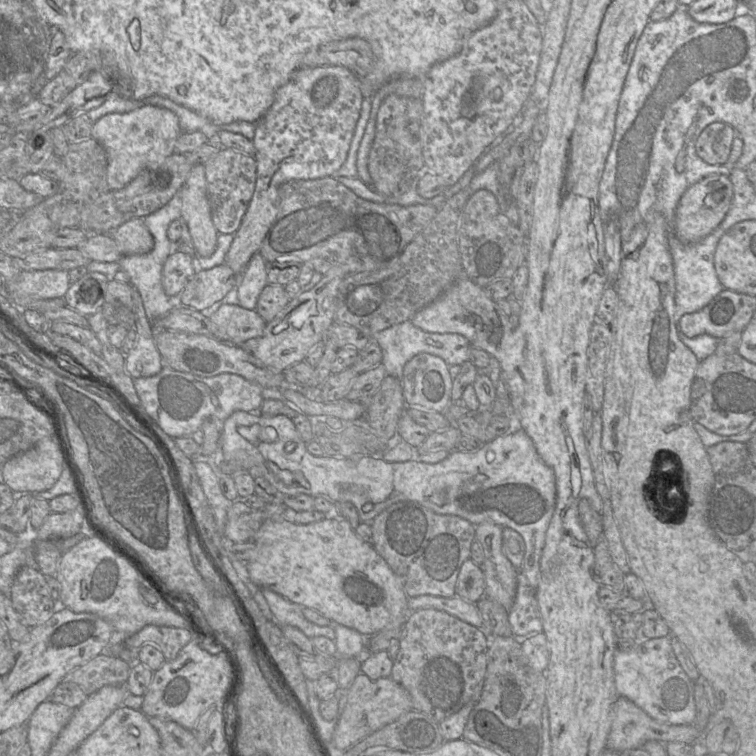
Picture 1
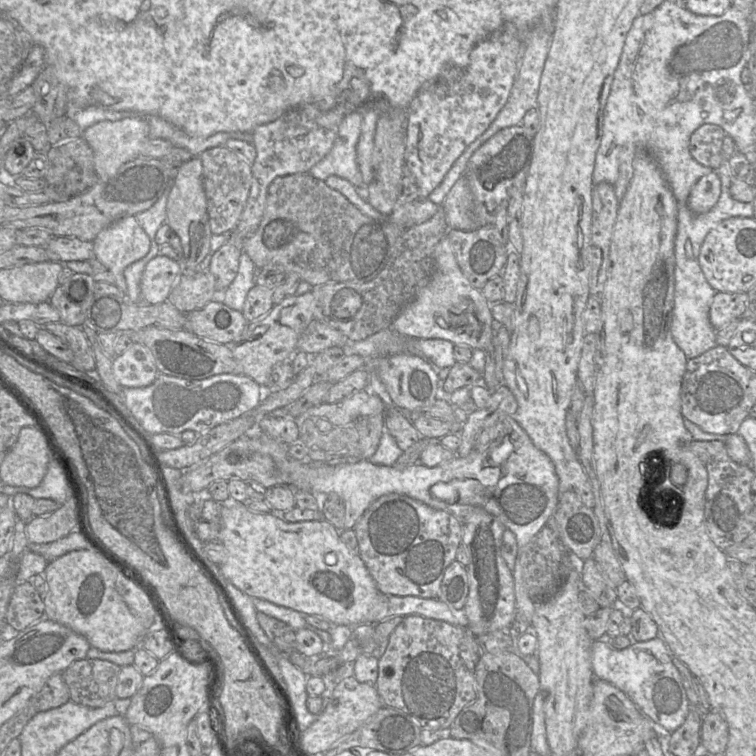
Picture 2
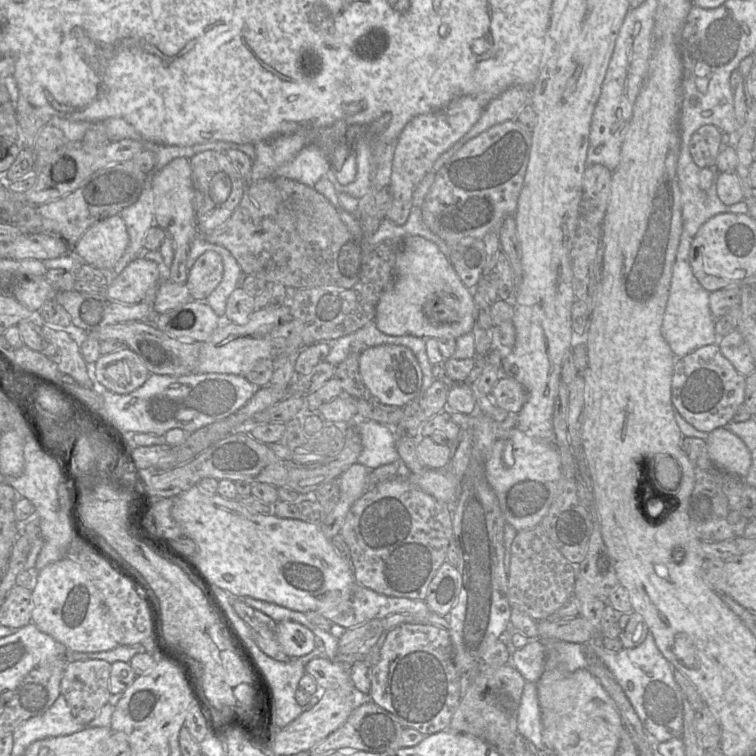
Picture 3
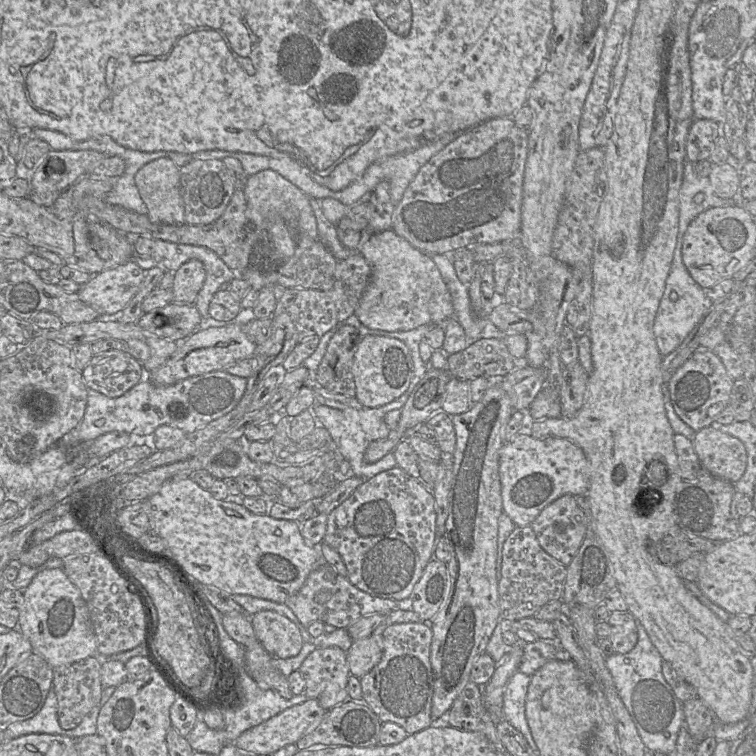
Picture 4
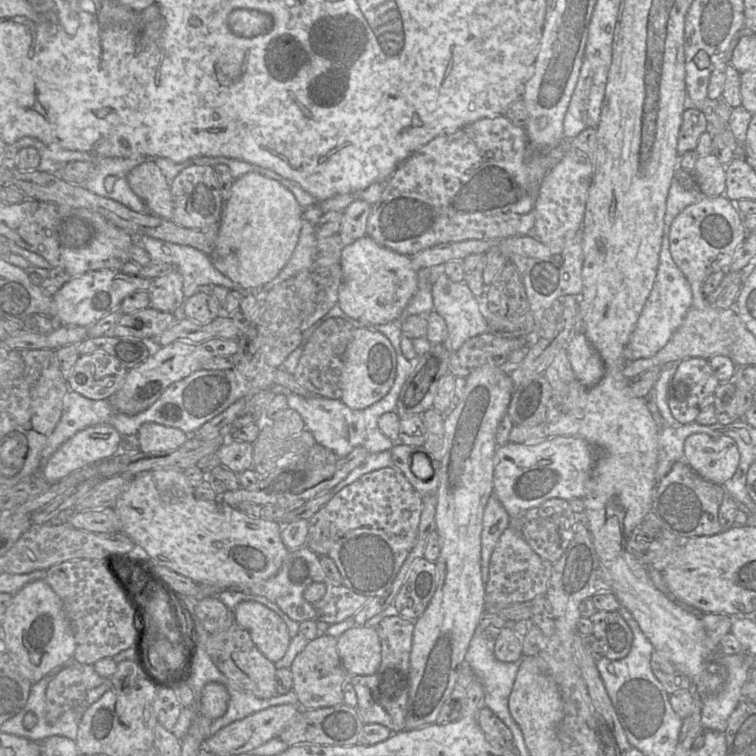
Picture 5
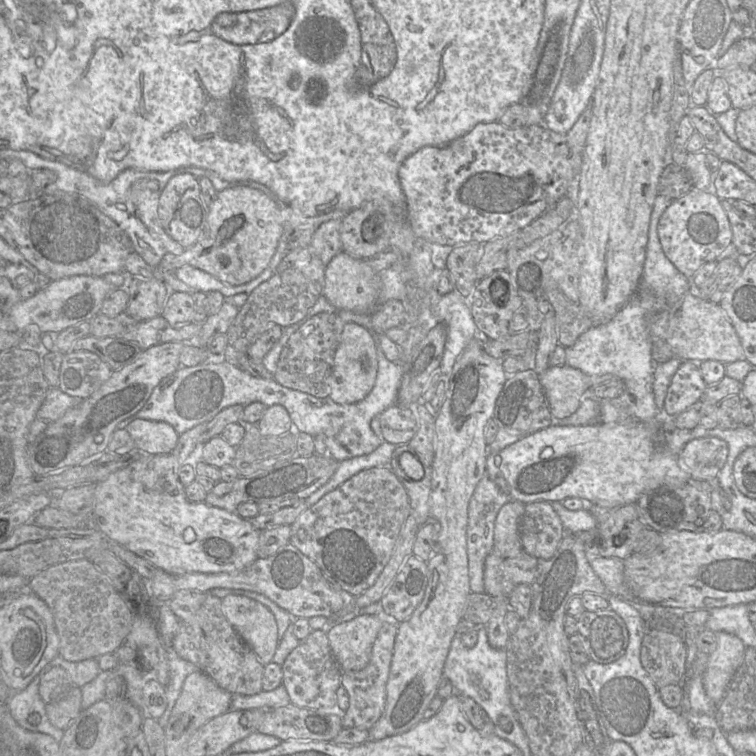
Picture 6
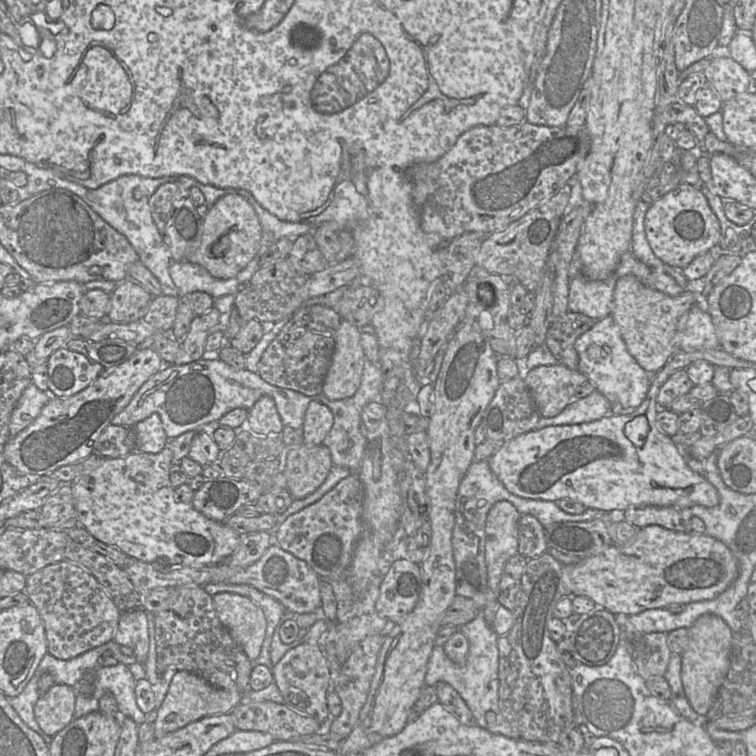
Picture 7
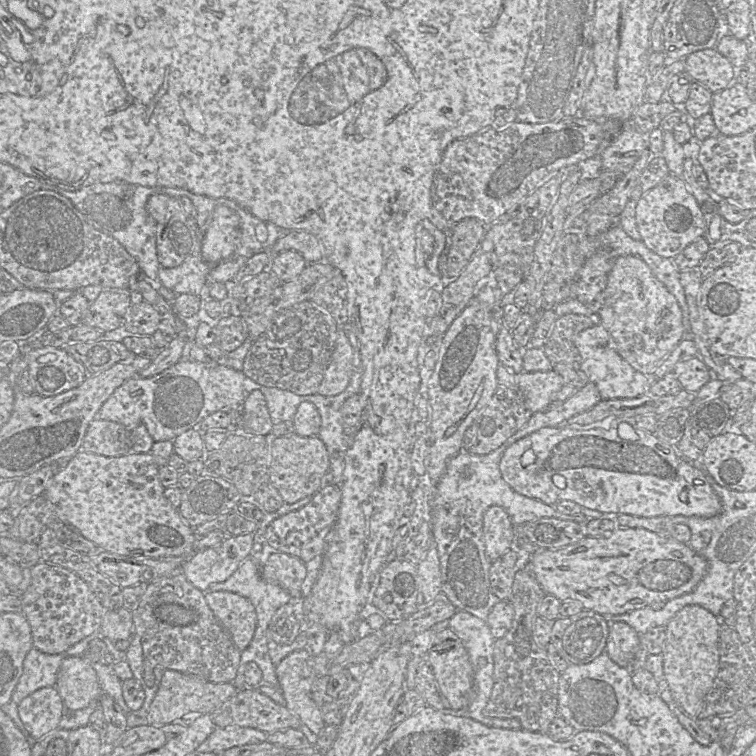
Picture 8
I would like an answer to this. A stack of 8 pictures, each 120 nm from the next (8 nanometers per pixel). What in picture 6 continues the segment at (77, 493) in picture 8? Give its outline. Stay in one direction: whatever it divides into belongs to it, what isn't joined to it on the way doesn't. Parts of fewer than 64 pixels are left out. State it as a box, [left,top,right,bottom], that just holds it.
[92,423,263,574]

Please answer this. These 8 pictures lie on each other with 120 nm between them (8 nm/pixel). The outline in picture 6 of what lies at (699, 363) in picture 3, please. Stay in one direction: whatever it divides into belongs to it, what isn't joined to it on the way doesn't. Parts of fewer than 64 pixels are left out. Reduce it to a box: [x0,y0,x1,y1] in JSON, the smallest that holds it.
[664,361,707,416]

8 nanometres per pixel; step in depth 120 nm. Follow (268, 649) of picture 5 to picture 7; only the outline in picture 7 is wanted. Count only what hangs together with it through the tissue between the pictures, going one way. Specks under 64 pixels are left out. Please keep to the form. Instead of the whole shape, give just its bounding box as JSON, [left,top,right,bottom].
[212,592,267,661]

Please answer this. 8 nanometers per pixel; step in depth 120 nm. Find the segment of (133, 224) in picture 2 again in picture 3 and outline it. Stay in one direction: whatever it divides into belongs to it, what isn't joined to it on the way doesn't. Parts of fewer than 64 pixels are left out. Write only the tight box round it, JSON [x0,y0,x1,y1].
[74,214,129,270]

